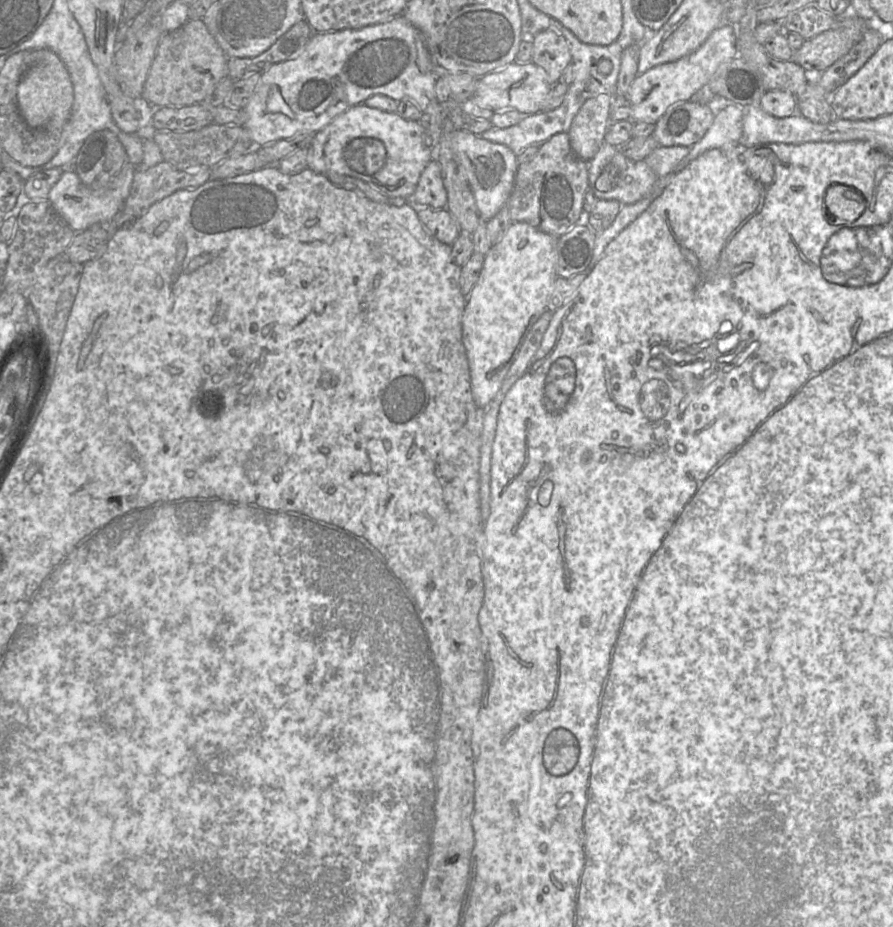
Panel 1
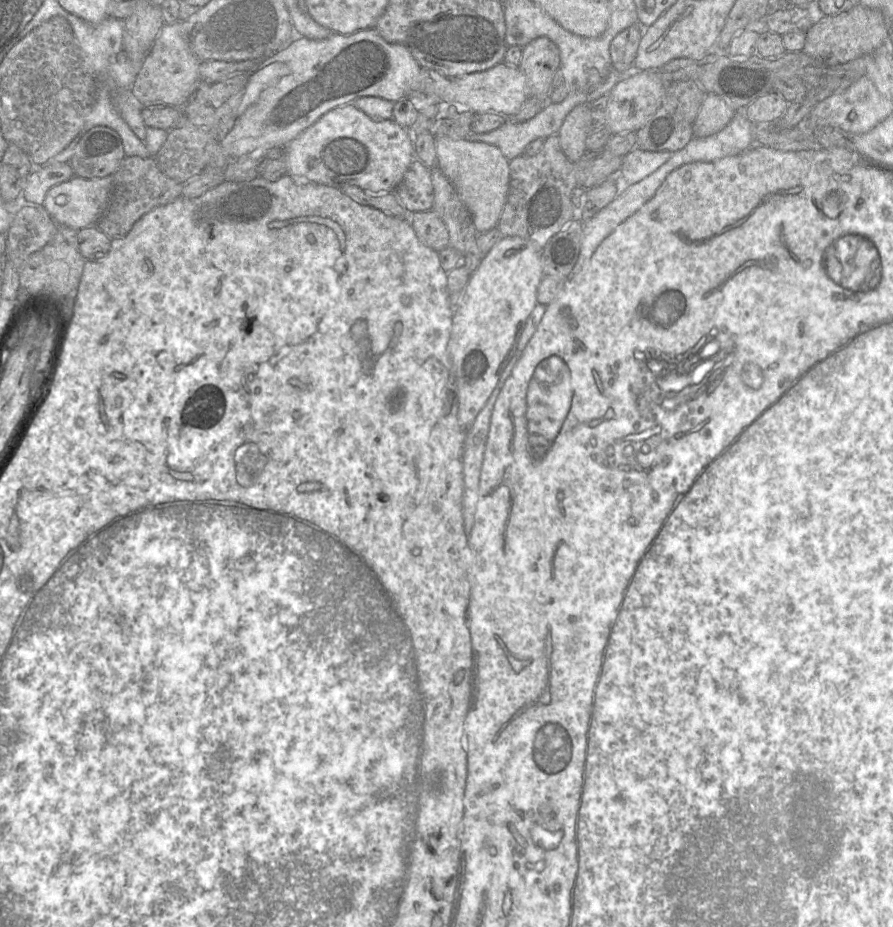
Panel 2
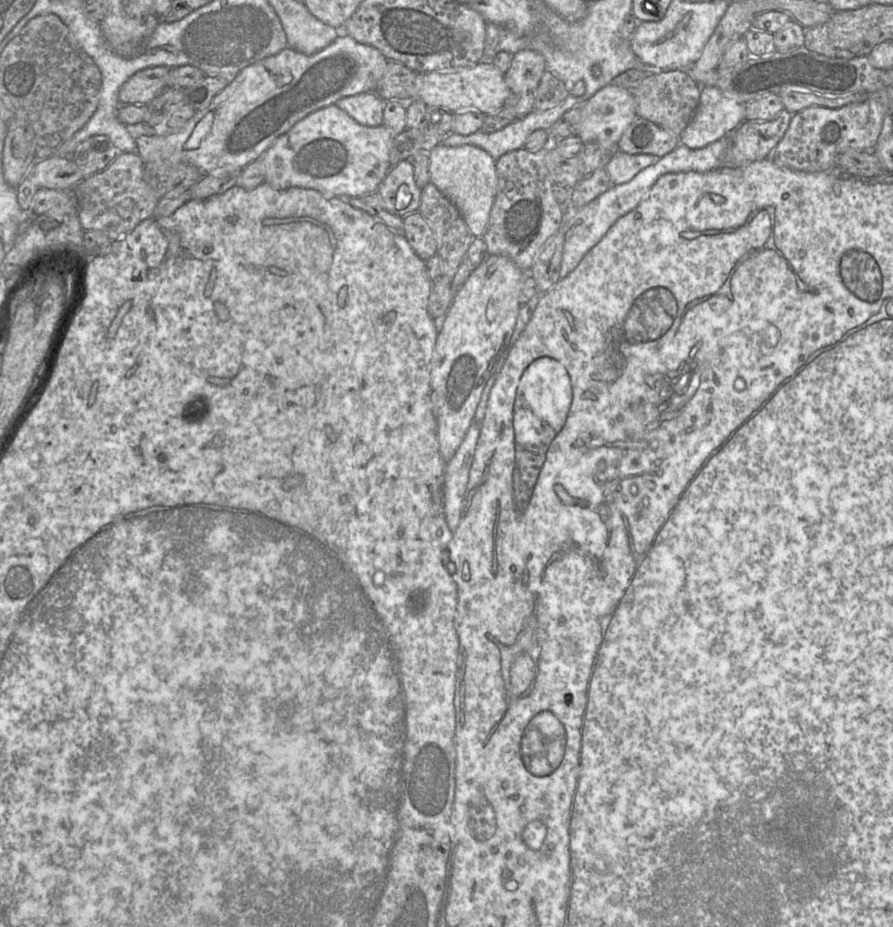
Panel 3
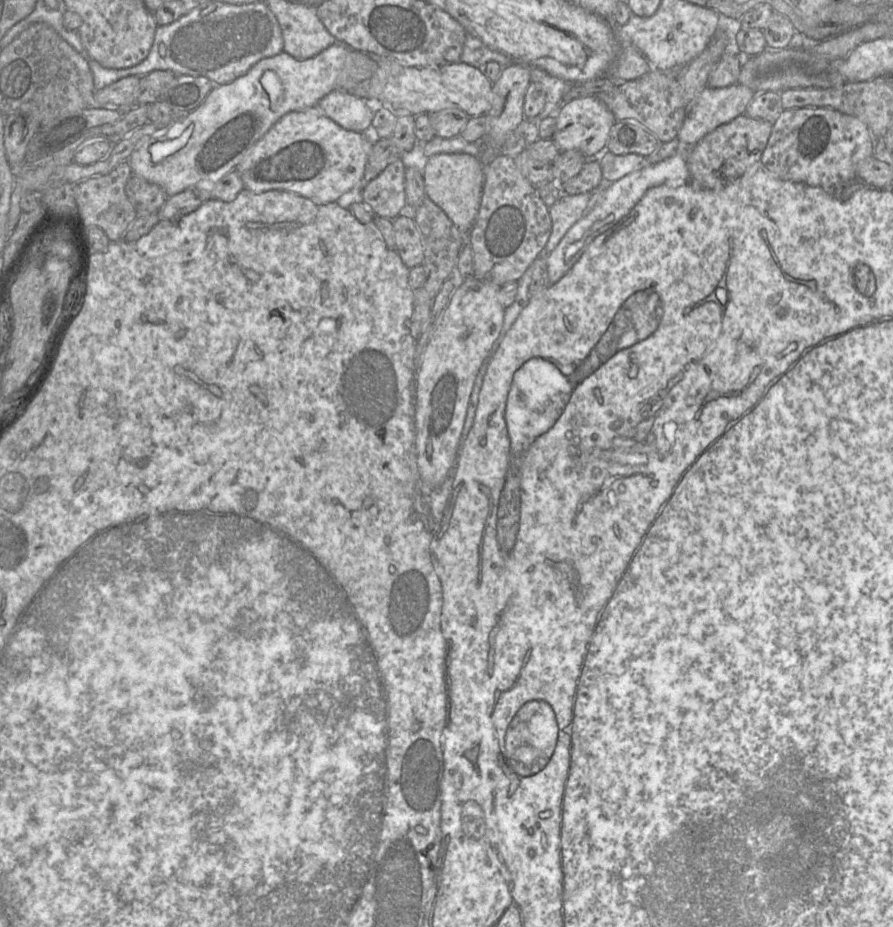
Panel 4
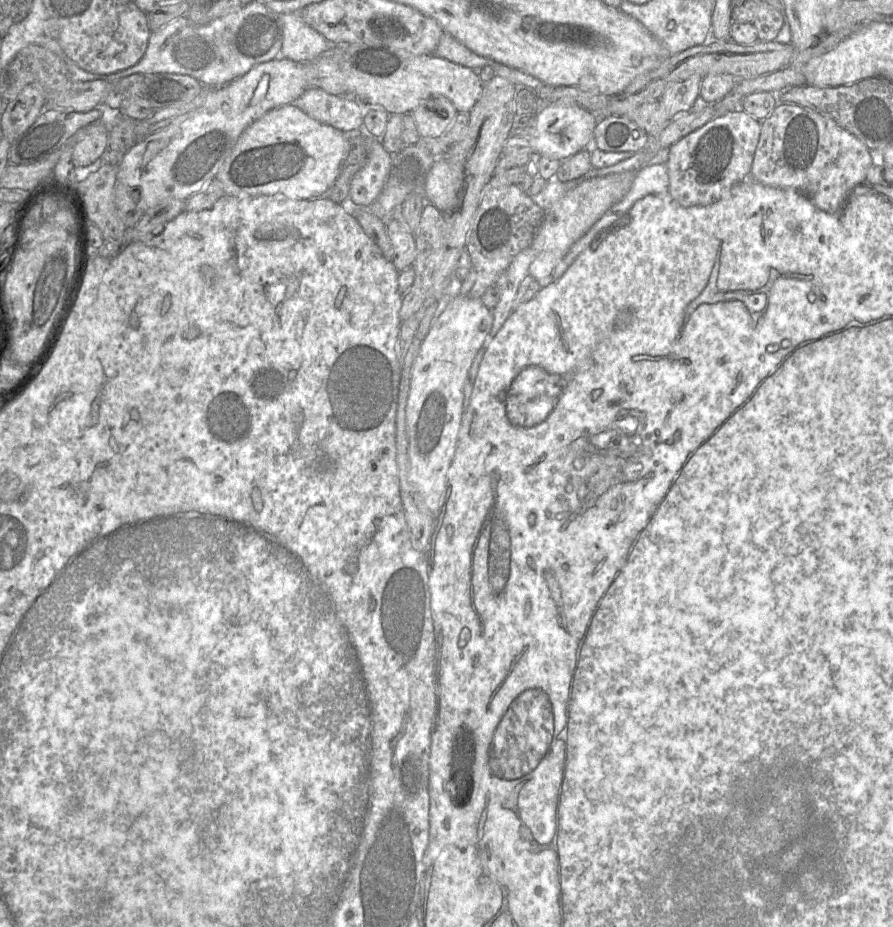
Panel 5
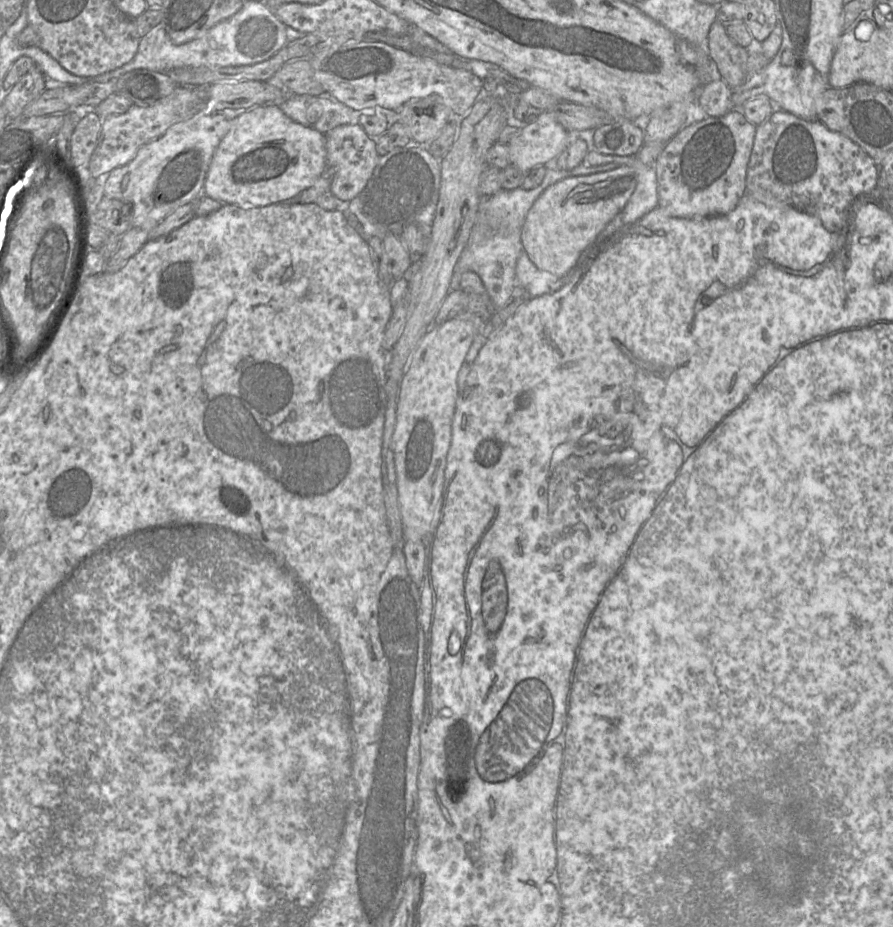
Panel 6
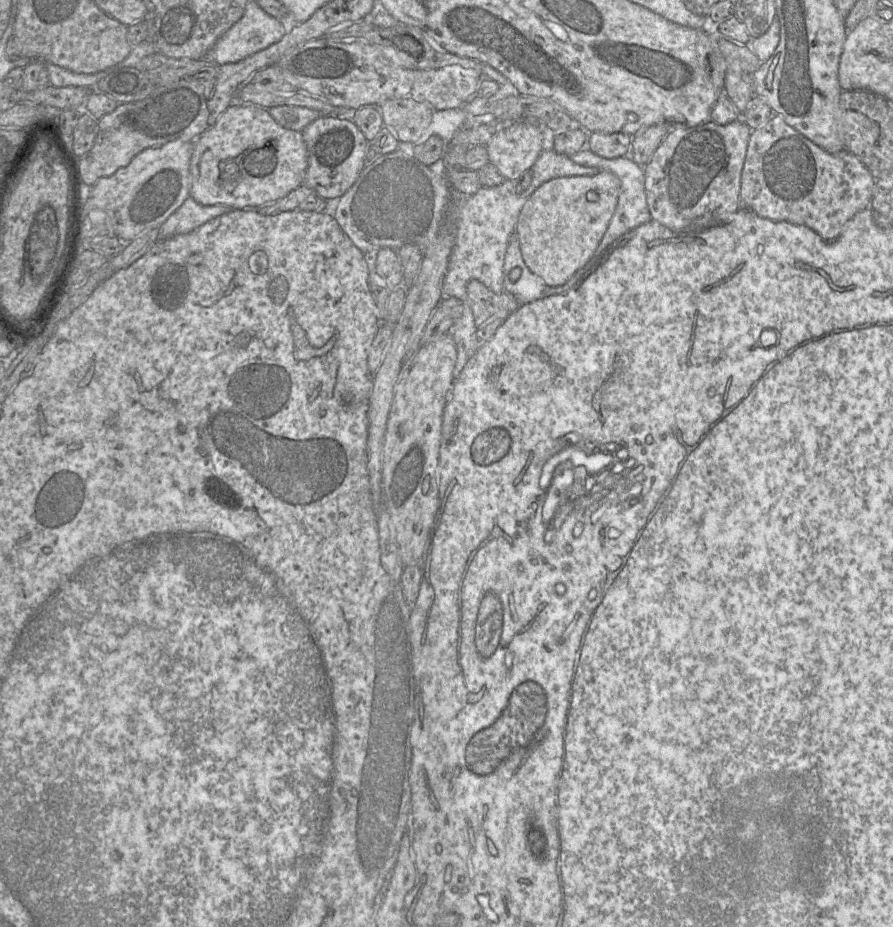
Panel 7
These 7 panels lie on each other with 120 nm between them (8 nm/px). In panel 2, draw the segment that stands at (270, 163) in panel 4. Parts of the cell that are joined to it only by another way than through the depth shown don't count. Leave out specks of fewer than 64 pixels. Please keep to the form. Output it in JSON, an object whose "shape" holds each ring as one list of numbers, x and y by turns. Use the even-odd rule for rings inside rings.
{"shape":[[353,104,336,107,304,130,285,147,288,174,298,180,341,187,345,184,359,186,373,194,393,192,401,183,415,158,413,137,408,129,393,119,376,121]]}

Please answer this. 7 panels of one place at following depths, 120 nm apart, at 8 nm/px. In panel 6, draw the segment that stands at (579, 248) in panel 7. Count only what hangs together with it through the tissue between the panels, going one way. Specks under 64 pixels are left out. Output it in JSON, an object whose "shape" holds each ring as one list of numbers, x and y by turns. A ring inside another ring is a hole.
{"shape":[[622,165,604,172,567,177,550,185,535,200,526,215,521,231,523,250,540,270,556,276,564,276,578,264,578,259,582,253,595,242,598,242,599,234,624,208,636,184,637,174,635,168]]}

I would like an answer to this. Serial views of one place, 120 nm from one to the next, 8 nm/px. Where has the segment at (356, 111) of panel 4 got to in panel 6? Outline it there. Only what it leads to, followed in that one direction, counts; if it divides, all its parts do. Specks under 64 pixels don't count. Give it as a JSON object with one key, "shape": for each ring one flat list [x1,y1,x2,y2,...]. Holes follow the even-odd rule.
{"shape":[[289,94,279,107,293,121,322,134,339,125,356,123,355,111,329,96]]}

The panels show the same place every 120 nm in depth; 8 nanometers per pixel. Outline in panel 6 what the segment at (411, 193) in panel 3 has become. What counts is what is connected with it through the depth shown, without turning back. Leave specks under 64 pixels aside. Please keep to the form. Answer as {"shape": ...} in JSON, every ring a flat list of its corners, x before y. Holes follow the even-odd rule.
{"shape":[[357,122,339,125,324,135,327,165,334,169,330,190,336,198,350,201,365,188,379,161,375,139,368,136]]}

